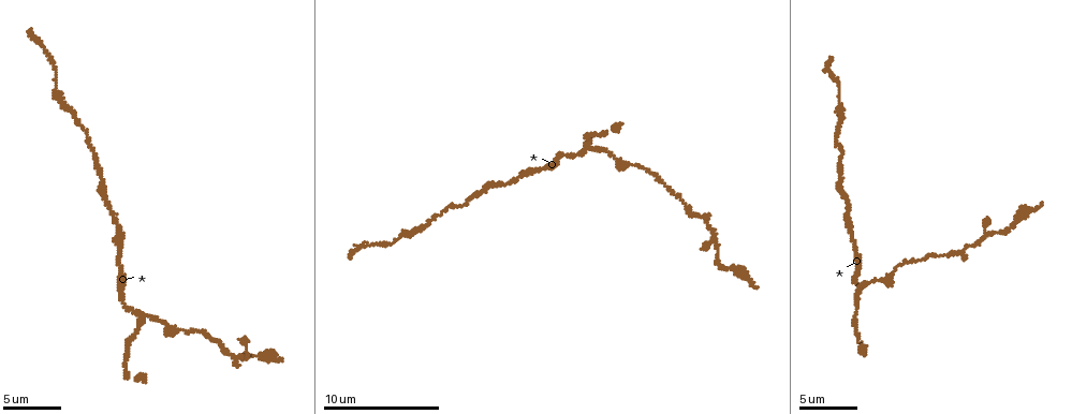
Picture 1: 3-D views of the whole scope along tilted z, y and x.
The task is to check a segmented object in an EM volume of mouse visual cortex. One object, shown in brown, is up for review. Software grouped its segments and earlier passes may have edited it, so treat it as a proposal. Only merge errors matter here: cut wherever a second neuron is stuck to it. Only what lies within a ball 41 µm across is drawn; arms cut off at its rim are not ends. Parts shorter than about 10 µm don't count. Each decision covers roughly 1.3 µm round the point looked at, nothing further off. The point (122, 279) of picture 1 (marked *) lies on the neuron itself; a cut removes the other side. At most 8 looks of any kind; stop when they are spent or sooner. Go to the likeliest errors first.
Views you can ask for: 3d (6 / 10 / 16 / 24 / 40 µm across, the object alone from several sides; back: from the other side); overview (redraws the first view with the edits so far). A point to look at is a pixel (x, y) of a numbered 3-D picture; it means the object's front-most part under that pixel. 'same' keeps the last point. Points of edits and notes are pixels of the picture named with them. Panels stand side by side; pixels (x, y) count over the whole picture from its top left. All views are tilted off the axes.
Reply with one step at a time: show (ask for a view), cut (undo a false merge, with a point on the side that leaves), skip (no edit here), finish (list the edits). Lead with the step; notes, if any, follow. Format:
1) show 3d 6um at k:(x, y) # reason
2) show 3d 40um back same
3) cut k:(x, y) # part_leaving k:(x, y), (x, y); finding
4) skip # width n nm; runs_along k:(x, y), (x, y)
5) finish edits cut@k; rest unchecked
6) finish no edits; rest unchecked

show 3d 6um at 1:(68, 111) # sudden change in width

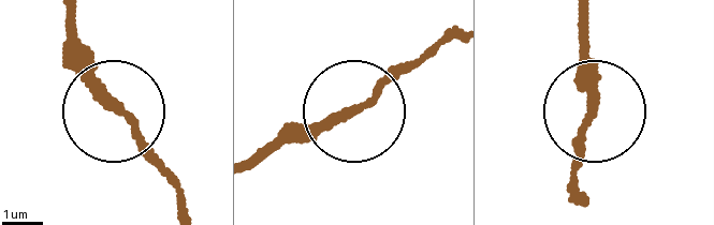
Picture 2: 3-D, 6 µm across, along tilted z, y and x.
show 3d 6um back at 2:(352, 112) # from behind

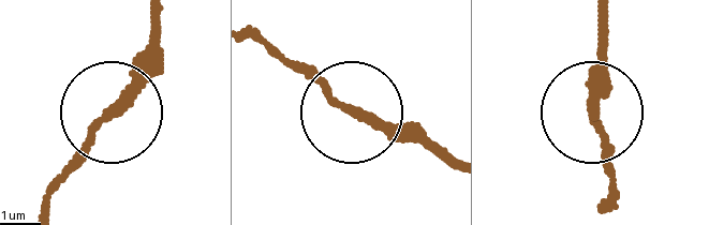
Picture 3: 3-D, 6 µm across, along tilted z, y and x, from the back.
skip # width 200 nm; one neuron here

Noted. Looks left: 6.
show 3d 6um at 1:(586, 150) # sudden change in width

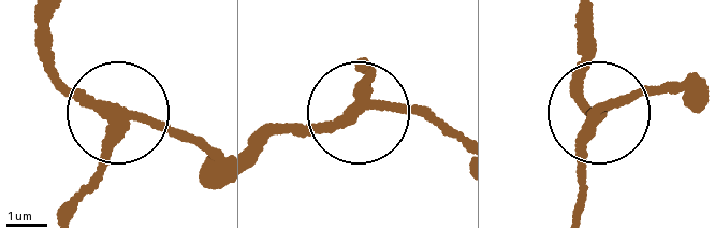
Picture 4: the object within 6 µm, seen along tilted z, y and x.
skip # arms 3; runs_along 4:(47, 15), (47, 53), (66, 82), (206, 145); one neuron here

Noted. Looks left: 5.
show 3d 10um at 1:(893, 272) # thick turns thin

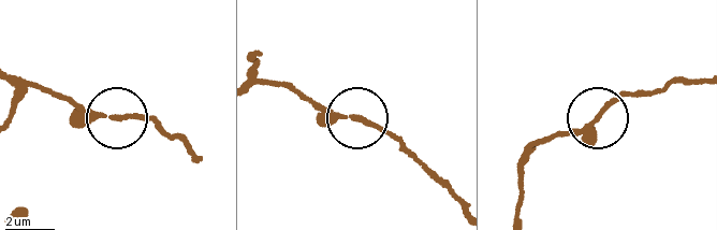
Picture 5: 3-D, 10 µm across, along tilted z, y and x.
skip # continuous, no second neuron

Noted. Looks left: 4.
show 3d 10um at 1:(100, 173) # calibre changes

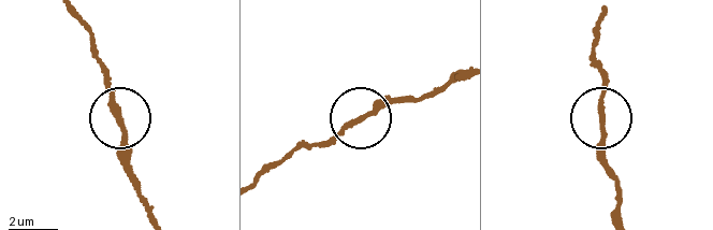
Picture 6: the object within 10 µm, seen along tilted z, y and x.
skip # width 220 nm; one neuron here

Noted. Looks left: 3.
finish no edits; rest unchecked

